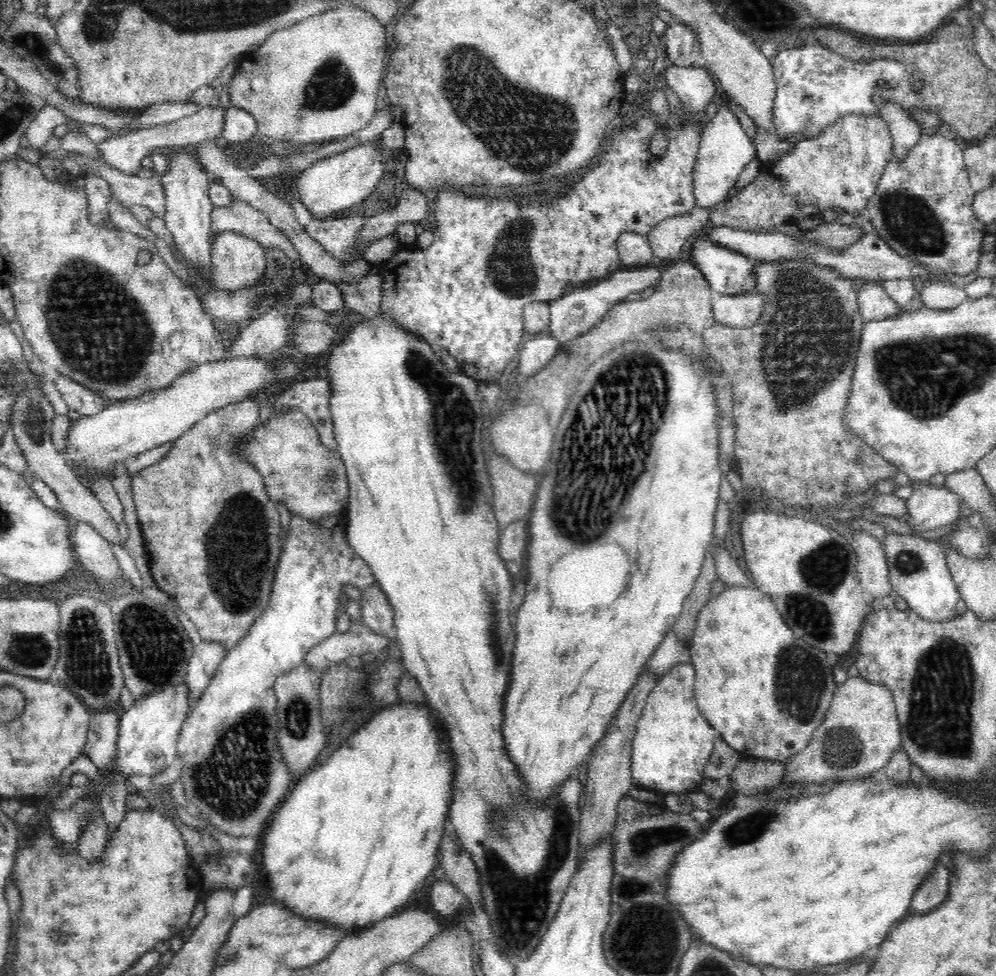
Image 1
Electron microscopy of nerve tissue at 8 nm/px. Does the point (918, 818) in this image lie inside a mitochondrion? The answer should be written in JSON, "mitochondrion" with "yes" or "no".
{"mitochondrion":"no"}

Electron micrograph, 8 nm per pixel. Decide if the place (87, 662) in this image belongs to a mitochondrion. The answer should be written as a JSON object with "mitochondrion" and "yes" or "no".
{"mitochondrion":"yes"}

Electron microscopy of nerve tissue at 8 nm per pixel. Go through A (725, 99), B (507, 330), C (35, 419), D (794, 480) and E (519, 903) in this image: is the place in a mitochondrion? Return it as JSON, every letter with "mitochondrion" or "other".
{"A":"other","B":"other","C":"mitochondrion","D":"other","E":"mitochondrion"}

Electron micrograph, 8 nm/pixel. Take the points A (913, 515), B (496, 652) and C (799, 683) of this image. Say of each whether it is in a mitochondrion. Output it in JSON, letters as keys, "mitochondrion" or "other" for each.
{"A":"other","B":"mitochondrion","C":"mitochondrion"}

